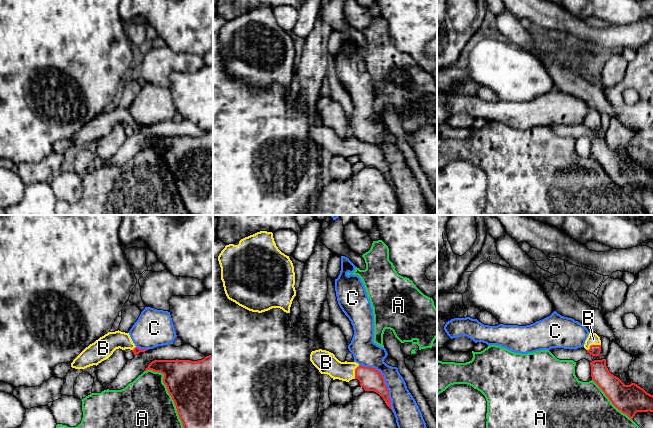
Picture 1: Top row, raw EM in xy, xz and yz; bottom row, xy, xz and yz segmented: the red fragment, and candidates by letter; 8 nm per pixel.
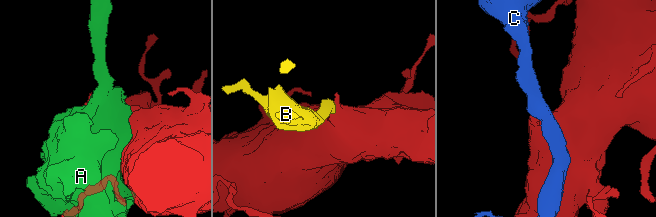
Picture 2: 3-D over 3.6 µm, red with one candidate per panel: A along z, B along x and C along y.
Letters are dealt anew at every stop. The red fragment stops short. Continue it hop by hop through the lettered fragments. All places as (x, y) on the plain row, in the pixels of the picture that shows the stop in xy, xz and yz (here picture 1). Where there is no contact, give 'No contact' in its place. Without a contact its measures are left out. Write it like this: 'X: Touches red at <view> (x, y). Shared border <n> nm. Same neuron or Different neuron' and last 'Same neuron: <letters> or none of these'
A: Touches red at xy (172, 174). Shared border 650 nm. Different neuron
B: Touches red at yz (593, 121). Shared border 120 nm. Same neuron
C: Touches red at xz (384, 157). Shared border 480 nm. Different neuron
Same neuron: B

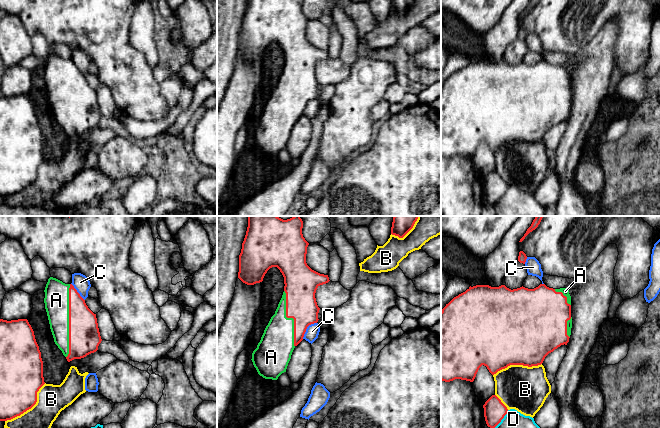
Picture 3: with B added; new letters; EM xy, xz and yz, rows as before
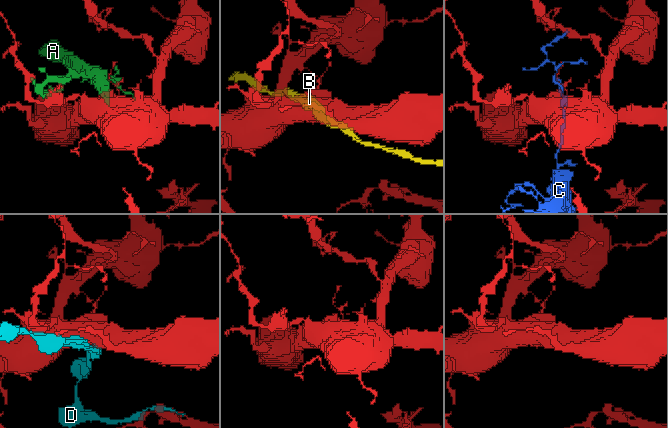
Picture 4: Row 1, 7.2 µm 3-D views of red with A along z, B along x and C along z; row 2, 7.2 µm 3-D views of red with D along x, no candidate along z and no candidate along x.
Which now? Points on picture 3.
A: Touches red at xy (69, 97). Shared border 600 nm. Same neuron
B: Touches red at xy (30, 184). Shared border 440 nm. Different neuron
C: Touches red at xz (306, 104). Shared border 180 nm. Different neuron
D: Touches red at yz (502, 194). Shared border 200 nm. Different neuron
Same neuron: A

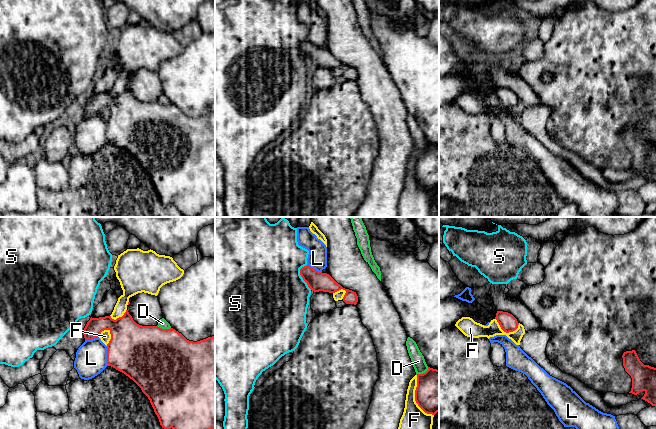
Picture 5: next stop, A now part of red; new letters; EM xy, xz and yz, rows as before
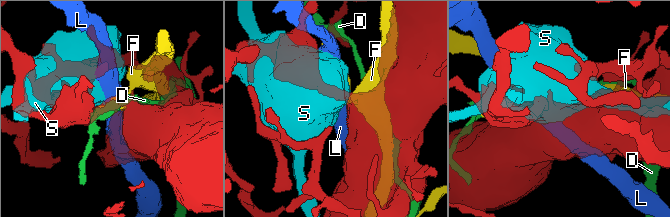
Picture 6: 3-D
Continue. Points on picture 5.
D: Touches red at xy (164, 105). Shared border 110 nm. Different neuron
F: Touches red at xz (415, 174). Shared border 360 nm. Different neuron
L: Touches red at xy (107, 132). Shared border 160 nm. Different neuron
S: Touches red at xz (301, 52). Shared border 220 nm. Different neuron
Same neuron: none of these

